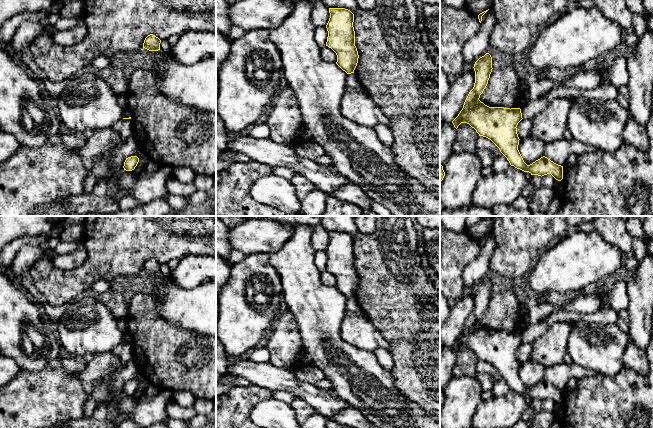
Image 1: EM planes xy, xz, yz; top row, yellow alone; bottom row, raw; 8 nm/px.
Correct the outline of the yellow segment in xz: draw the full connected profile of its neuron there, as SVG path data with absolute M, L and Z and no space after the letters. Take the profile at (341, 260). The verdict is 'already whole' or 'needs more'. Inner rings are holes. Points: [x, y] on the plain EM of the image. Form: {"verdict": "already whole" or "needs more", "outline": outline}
{"verdict": "already whole", "outline": "M329 232L329 237L326 270L336 277L336 288L343 295L354 297L359 282L355 270L354 238L345 232Z"}

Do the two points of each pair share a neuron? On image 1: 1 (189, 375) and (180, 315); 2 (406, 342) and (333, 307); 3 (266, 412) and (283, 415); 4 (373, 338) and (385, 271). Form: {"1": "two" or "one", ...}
{"1": "two", "2": "two", "3": "one", "4": "two"}

